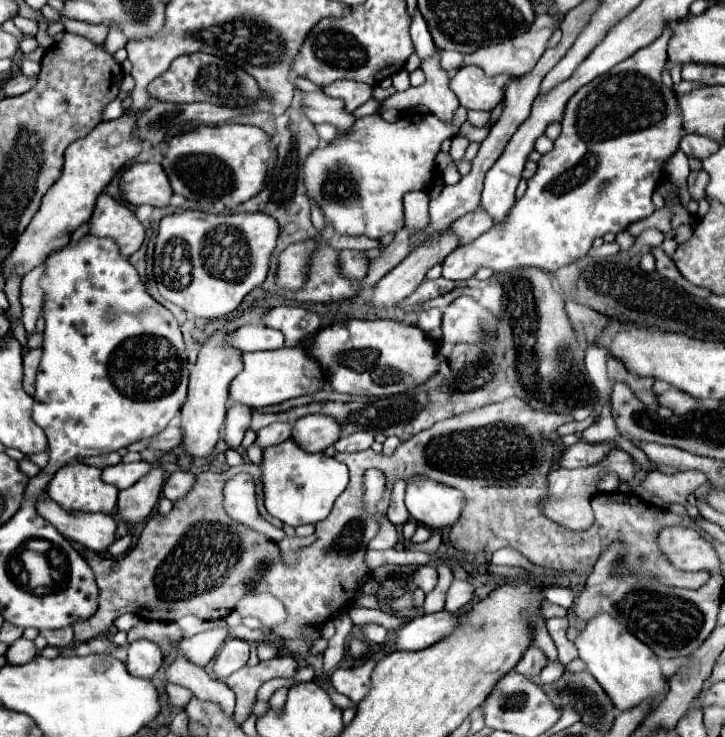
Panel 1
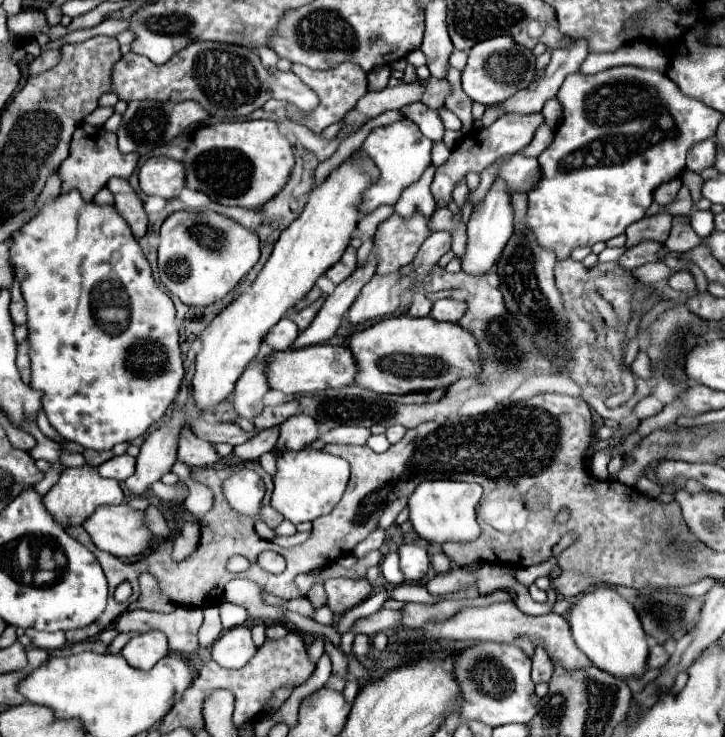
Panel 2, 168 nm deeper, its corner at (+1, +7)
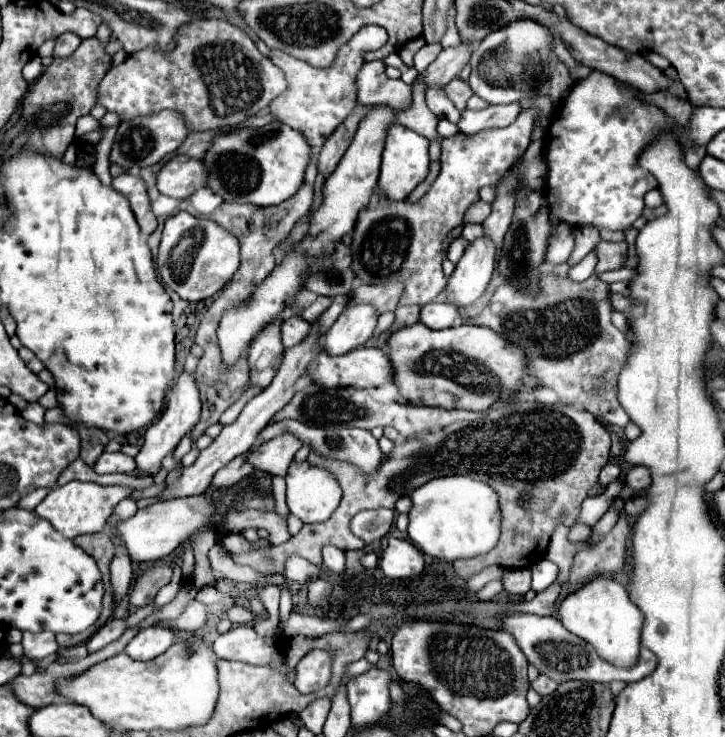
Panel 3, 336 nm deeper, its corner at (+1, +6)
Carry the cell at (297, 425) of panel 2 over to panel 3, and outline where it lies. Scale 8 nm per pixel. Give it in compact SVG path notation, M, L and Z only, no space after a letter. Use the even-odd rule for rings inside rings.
M282 434L252 448L246 454L246 462L250 462L254 470L286 476L286 470L294 460L294 454L300 450L300 446L302 442L298 442L298 438L294 438L292 434Z

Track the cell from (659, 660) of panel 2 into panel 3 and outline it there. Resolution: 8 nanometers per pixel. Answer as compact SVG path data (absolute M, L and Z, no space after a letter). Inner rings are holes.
M512 614L504 620L502 624L504 630L510 630L510 634L514 634L518 646L522 648L522 652L526 654L528 662L532 666L538 668L540 674L546 674L548 678L552 678L554 682L568 682L568 680L582 680L582 682L602 682L608 684L612 680L622 680L622 682L638 682L640 678L646 678L654 666L656 666L656 658L650 650L646 650L644 646L640 648L638 660L634 666L628 668L620 668L614 666L612 662L600 658L596 654L596 650L584 642L582 638L574 636L572 632L568 632L562 622L554 616L534 616L534 614Z

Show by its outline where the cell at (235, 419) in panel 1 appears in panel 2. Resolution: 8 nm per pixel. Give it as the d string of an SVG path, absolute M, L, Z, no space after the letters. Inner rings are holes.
M258 355L234 389L234 409L238 417L256 419L262 413L262 397L266 395L266 377L262 377L262 355Z

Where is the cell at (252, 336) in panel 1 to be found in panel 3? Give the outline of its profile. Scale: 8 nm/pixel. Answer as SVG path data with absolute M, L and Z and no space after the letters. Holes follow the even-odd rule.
M300 316L286 318L284 326L282 326L282 344L284 344L284 348L292 348L292 346L300 344L302 340L306 340L310 330L312 330L312 324L306 322L304 318L300 318Z

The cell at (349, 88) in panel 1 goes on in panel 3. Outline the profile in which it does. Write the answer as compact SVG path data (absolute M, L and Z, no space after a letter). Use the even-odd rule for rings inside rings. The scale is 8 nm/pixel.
M364 26L350 42L346 42L338 50L332 66L328 68L314 68L308 62L284 54L282 50L270 50L270 60L284 72L288 82L288 88L270 102L270 114L282 124L288 124L294 130L302 130L312 148L322 148L322 144L350 116L350 112L356 106L354 74L358 72L358 66L362 66L364 62L362 52L378 50L384 42L386 30L382 30L380 26Z

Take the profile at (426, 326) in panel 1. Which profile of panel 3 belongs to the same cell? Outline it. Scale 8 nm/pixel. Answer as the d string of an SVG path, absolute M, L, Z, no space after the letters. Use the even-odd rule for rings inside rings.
M400 306L394 310L396 314L396 328L404 328L404 326L412 326L418 322L418 314L420 314L420 308L418 306Z

